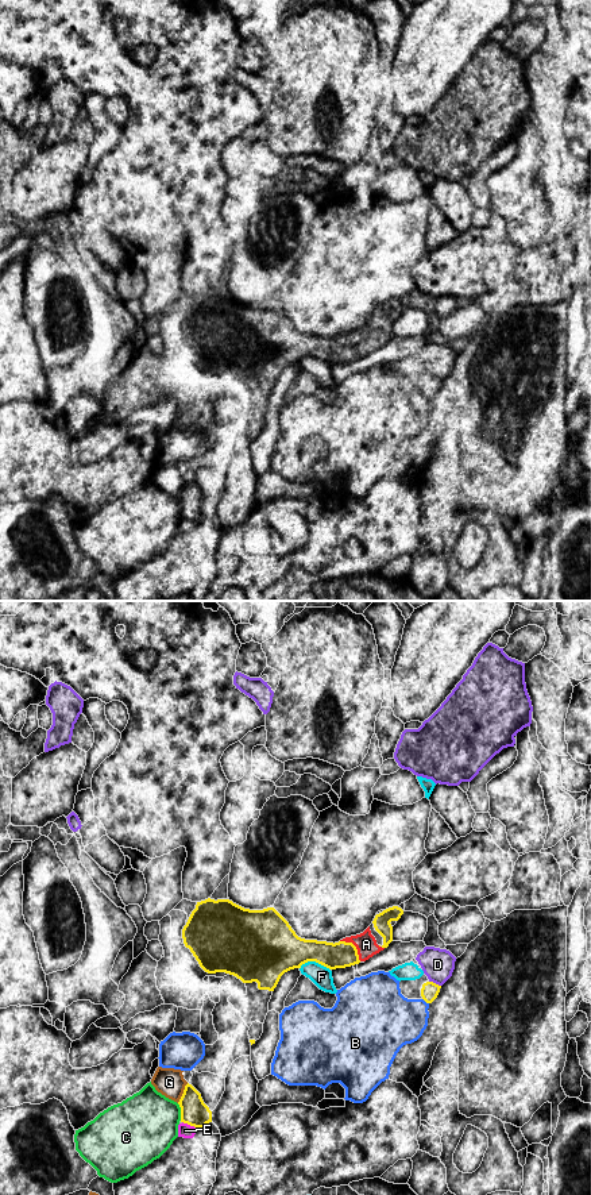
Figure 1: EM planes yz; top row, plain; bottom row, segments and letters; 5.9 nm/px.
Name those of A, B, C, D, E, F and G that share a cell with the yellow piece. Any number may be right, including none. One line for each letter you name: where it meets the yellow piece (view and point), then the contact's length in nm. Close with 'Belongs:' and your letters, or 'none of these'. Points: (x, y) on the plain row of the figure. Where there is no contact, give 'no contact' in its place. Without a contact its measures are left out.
A: meets yellow in yz at (355, 342); contact 180 nm long
Belongs: A

